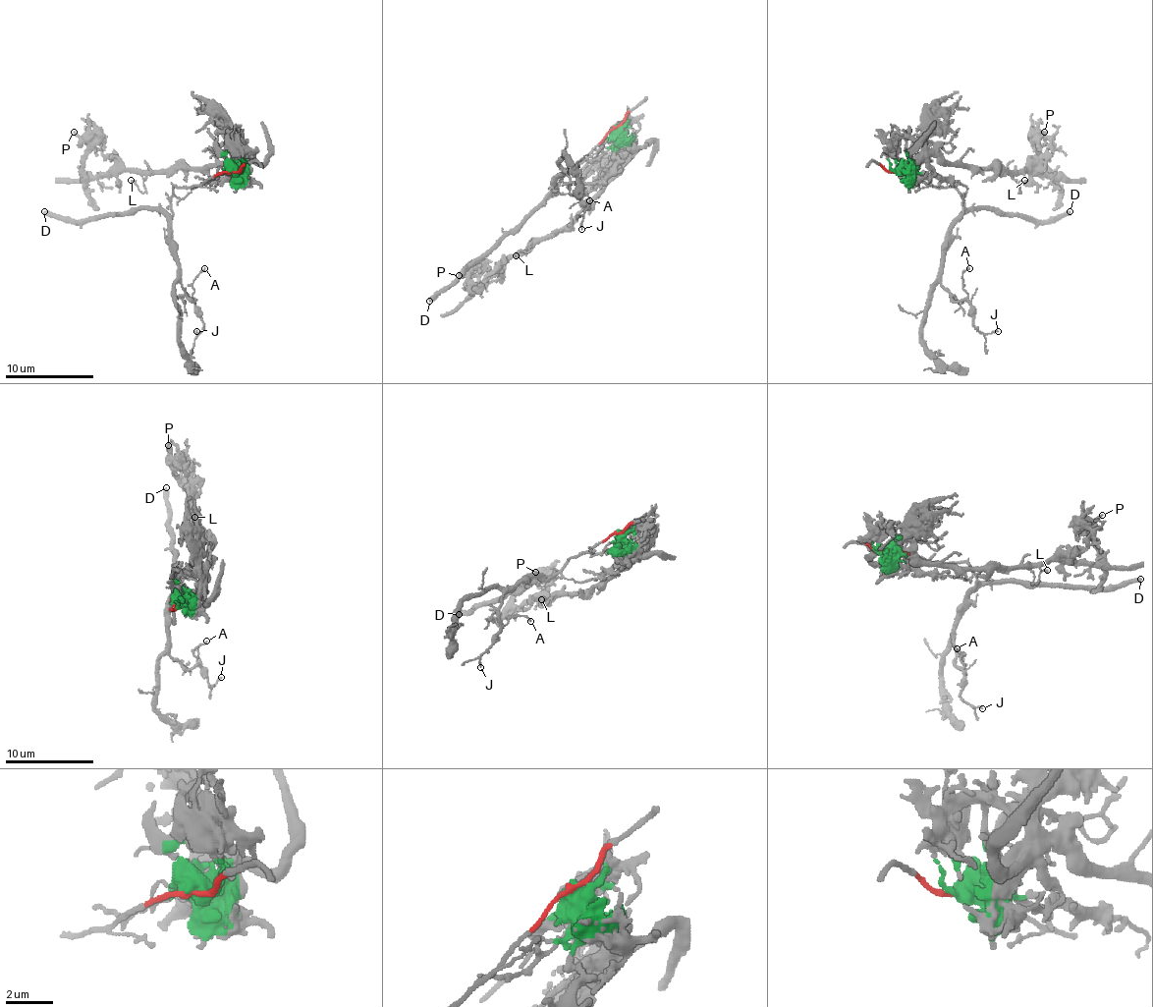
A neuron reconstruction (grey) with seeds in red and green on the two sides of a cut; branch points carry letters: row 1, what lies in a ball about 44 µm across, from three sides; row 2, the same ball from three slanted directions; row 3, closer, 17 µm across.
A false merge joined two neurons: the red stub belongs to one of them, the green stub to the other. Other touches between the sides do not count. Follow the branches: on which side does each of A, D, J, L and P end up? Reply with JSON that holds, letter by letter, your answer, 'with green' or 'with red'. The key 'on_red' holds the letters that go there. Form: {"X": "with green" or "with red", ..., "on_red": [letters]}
{"A": "with red", "D": "with red", "J": "with red", "L": "with green", "P": "with green", "on_red": ["A", "D", "J"]}

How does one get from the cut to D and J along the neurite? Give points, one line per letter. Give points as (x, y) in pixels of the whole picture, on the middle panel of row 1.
D: (615, 128), (576, 165), (560, 183), (555, 194), (429, 301)
J: (615, 128), (576, 165), (555, 194), (555, 181), (565, 172), (577, 188), (579, 200), (588, 205), (582, 229)

